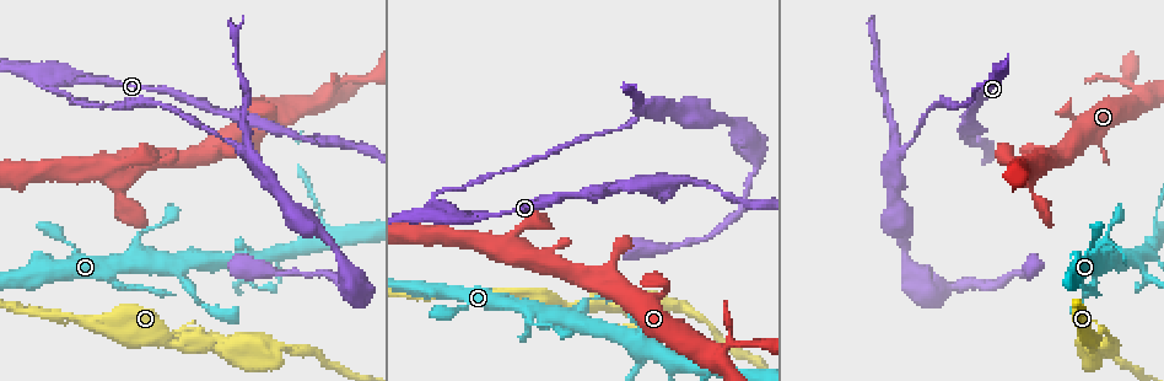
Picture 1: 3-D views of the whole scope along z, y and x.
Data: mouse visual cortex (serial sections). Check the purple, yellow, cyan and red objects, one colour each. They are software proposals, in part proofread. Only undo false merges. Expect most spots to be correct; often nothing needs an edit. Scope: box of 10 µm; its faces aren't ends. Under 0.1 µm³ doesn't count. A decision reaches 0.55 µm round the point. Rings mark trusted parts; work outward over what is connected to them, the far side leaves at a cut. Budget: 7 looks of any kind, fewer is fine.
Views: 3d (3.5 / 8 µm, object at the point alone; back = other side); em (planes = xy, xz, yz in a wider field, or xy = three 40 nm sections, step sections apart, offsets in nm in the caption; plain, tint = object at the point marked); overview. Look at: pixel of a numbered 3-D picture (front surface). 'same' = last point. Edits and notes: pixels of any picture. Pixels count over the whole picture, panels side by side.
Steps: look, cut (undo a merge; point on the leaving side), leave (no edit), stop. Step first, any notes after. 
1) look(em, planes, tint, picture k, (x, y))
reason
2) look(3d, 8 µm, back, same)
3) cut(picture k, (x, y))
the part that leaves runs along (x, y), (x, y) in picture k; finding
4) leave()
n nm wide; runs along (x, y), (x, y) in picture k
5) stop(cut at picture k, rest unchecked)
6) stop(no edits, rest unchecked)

look(3d, 3.5 µm, picture 1, (995, 76))
arms part here

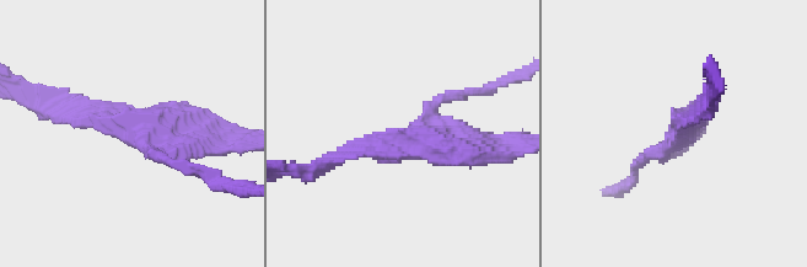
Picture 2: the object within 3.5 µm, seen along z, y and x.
look(em, xy, step 1, tint, picture 2, (149, 133))
3 arms; arms of 150, 200, 250 nm; shape alone is not enough

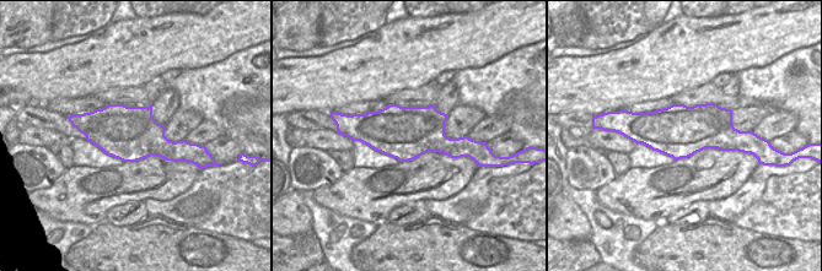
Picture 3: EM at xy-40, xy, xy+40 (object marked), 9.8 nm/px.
look(em, planes, tint, same)
cut it another way

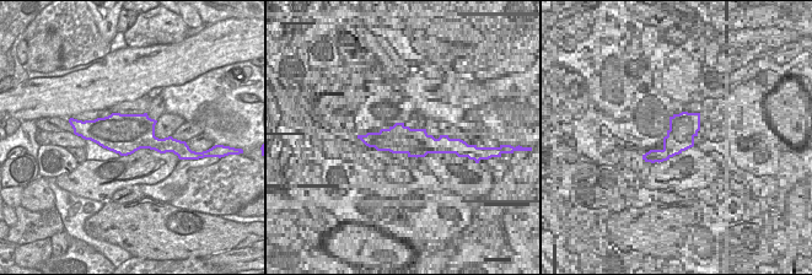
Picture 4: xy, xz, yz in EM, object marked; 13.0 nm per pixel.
cut(picture 2, (188, 167))
the part that leaves runs along (151, 154), (197, 166), (246, 192) in picture 2; a second cell is stuck on

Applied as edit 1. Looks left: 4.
look(3d, 3.5 µm, picture 1, (296, 134))
calibre changes

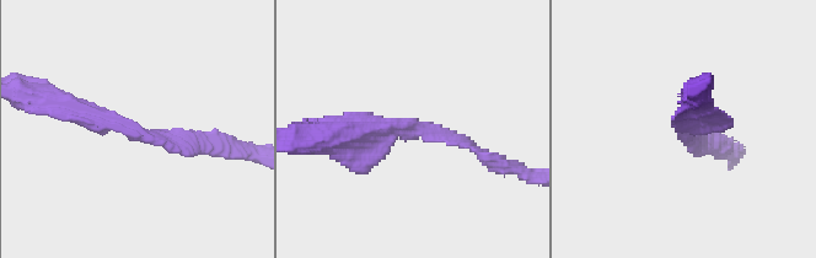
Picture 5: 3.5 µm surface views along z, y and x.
look(em, xy, step 1, tint, picture 5, (136, 136))
arms of 150, 300 nm; now the EM

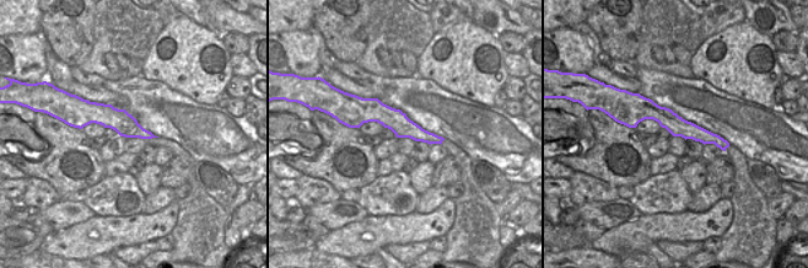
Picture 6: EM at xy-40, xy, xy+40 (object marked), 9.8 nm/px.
leave()
runs along (65, 105), (149, 139), (213, 146) in picture 5; continuous, no second cell

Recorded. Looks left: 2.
stop(cut at picture 2, rest unchecked)

